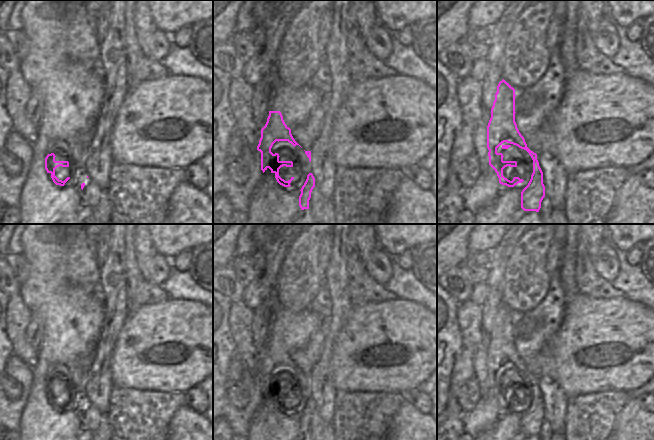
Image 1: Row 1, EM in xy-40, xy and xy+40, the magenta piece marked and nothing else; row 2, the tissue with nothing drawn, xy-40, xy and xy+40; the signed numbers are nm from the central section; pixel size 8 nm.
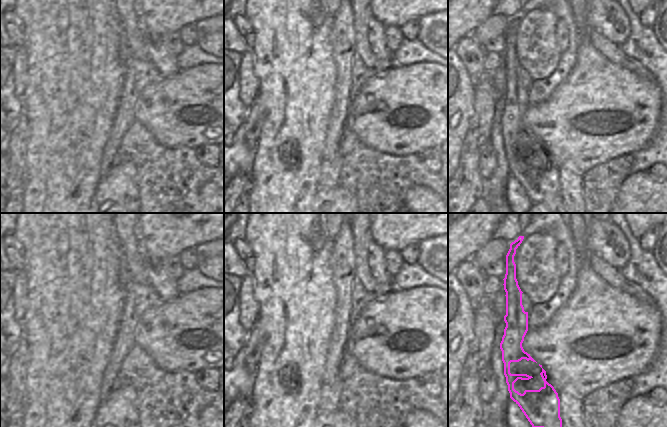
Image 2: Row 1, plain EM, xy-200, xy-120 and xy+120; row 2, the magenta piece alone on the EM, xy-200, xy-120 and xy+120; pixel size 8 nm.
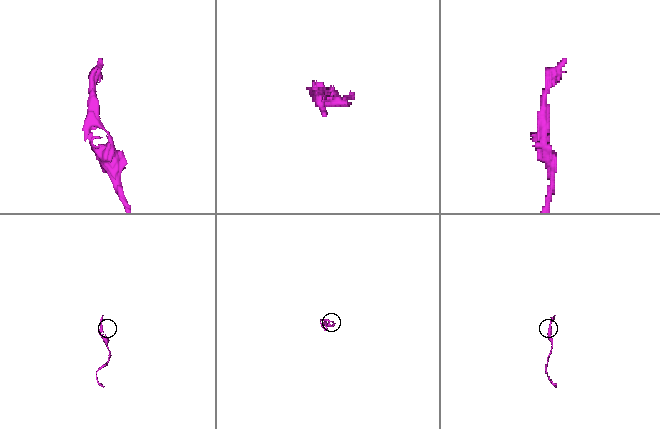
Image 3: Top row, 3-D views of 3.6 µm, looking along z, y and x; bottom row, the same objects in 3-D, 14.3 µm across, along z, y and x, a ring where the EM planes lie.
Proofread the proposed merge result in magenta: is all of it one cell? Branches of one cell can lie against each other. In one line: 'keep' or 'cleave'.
keep

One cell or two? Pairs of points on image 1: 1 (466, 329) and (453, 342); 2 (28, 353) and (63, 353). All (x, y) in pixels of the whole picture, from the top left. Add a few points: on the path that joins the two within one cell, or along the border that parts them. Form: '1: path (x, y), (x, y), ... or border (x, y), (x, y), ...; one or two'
1: border (456, 312), (456, 321), (463, 346); two
2: border (37, 351), (35, 361), (31, 367); two

